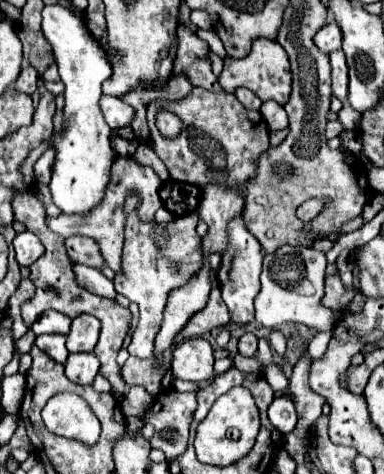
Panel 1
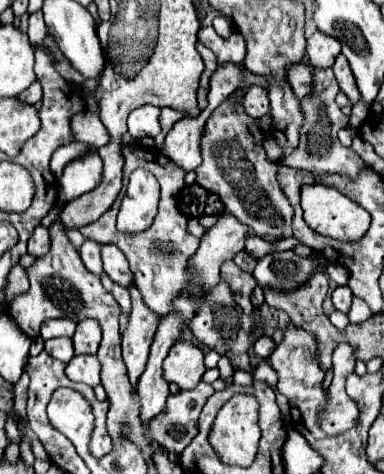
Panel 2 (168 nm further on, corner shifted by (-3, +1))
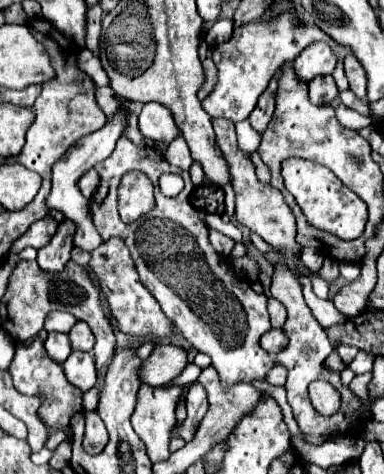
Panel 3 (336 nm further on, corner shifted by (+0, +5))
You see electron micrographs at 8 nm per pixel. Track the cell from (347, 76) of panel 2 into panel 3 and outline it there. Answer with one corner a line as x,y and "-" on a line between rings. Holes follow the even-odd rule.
349,55
345,59
345,75
349,79
349,89
359,99
367,99
367,75
365,75
365,69
361,67
361,63
357,61
357,57

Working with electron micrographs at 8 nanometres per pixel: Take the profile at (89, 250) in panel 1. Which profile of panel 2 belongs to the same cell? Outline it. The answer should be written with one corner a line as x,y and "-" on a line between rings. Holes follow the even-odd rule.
102,245
100,253
102,253
102,263
104,263
106,275
112,281
116,281
118,285
128,287
132,283
132,273
128,269
128,261
126,261
124,253
118,251
116,245

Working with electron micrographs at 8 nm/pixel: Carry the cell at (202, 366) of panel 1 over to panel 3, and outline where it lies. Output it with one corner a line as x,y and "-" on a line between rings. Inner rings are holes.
157,345
139,365
139,379
145,385
161,387
177,377
187,365
187,353
175,345

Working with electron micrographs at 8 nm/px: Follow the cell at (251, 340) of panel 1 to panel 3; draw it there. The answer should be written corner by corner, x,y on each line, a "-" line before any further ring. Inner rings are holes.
271,329
261,337
261,347
267,349
267,353
271,357
275,357
279,351
283,351
285,345
287,345
287,337
285,337
285,331
281,331
281,329

